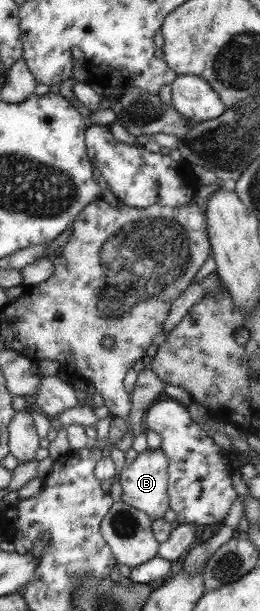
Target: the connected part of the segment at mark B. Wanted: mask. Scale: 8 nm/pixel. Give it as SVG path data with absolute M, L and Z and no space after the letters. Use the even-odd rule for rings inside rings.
M160 448L145 449L137 453L135 459L126 464L119 471L119 484L121 485L121 504L131 505L131 508L145 512L151 520L163 518L163 513L169 506L168 485L168 458Z

